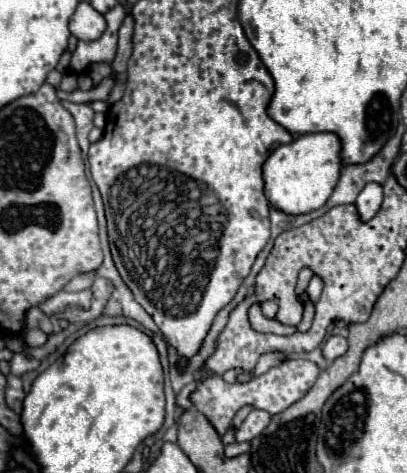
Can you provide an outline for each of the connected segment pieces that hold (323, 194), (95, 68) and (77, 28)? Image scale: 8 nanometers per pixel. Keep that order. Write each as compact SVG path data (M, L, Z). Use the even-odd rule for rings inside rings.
M312 133L300 135L294 141L276 147L270 157L262 165L264 179L264 195L270 205L288 215L302 215L320 209L328 195L332 195L332 187L336 187L336 179L340 177L340 139L332 133Z
M96 63L90 67L90 77L92 77L92 87L96 87L104 77L112 75L112 67L106 63Z
M80 1L72 19L70 19L70 33L84 41L94 41L106 31L106 19L98 13L90 3Z

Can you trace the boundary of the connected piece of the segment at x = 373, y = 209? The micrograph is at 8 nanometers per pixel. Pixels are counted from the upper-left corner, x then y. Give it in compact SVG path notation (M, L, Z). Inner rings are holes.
M368 183L368 187L364 187L364 191L356 199L360 221L370 221L378 213L380 203L382 203L382 187L378 183Z

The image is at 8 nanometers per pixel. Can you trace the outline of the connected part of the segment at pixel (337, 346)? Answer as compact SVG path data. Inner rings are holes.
M332 335L324 345L322 345L322 351L324 351L324 357L328 361L334 361L336 357L344 355L348 351L348 341L340 335Z

